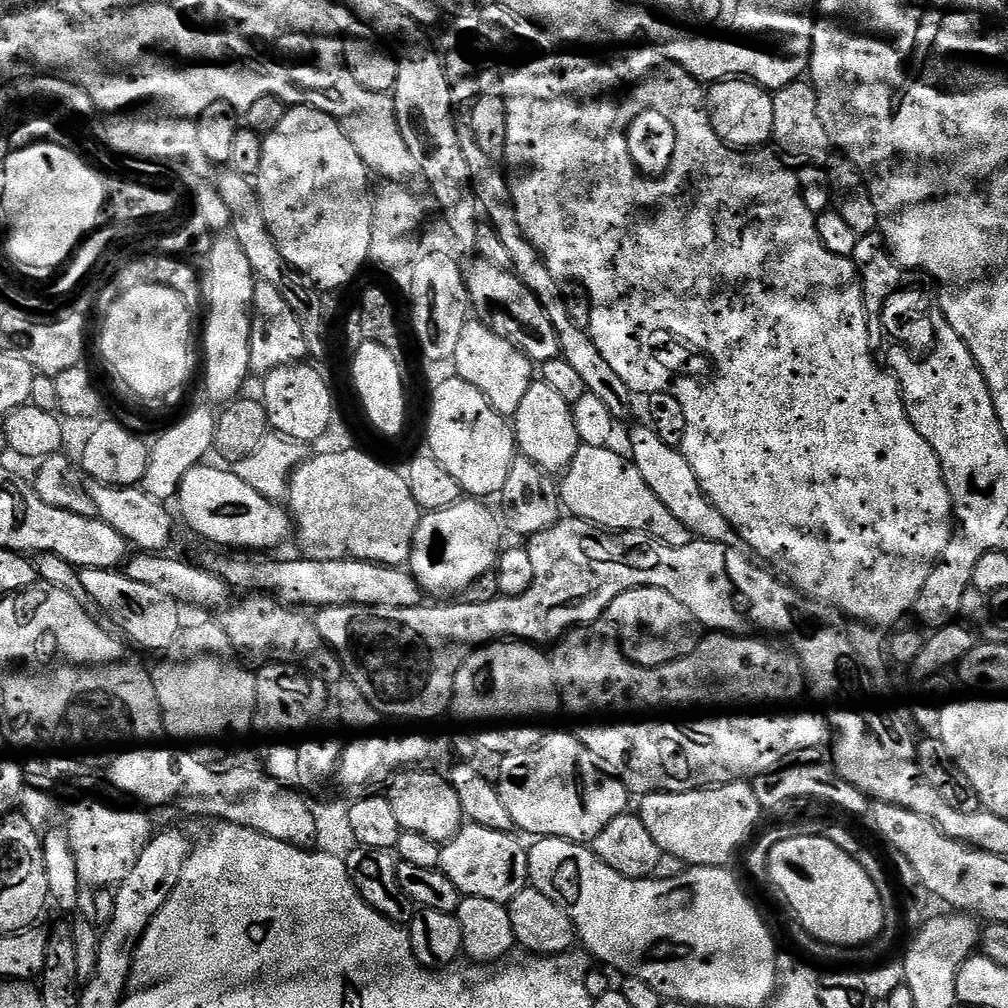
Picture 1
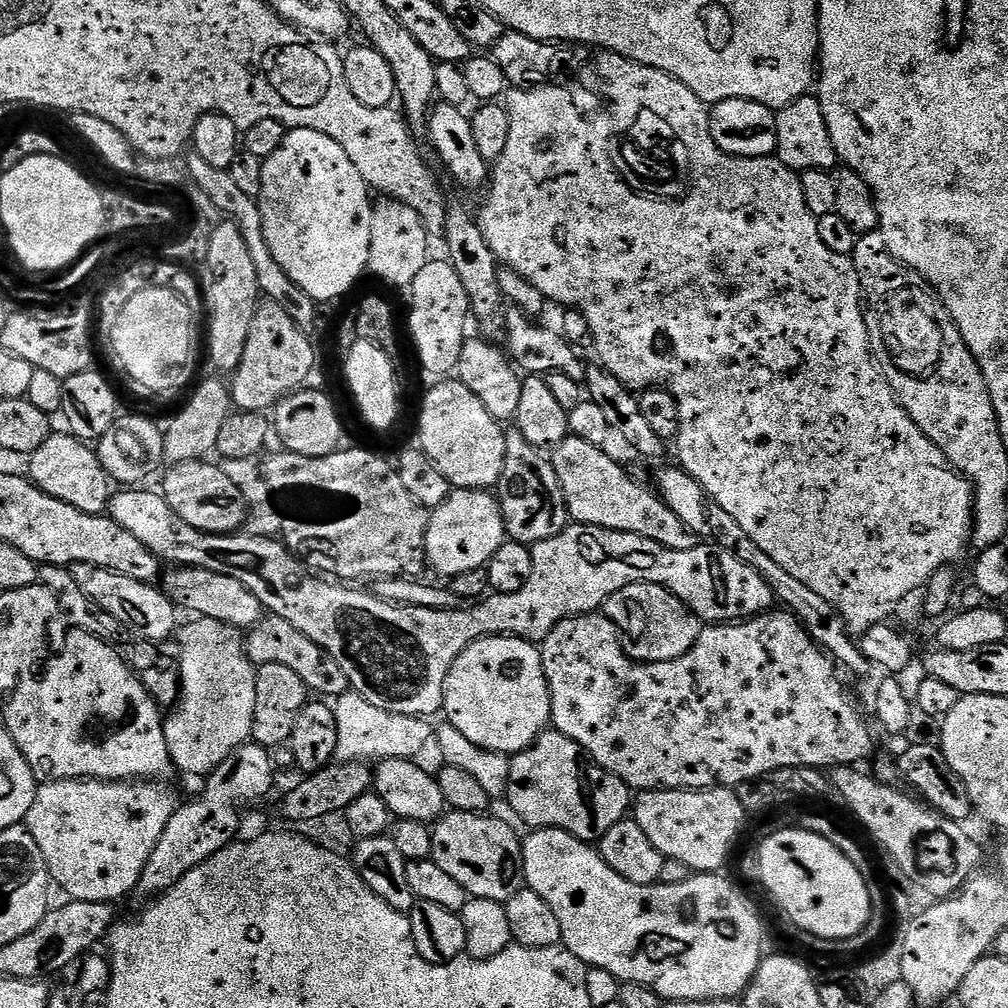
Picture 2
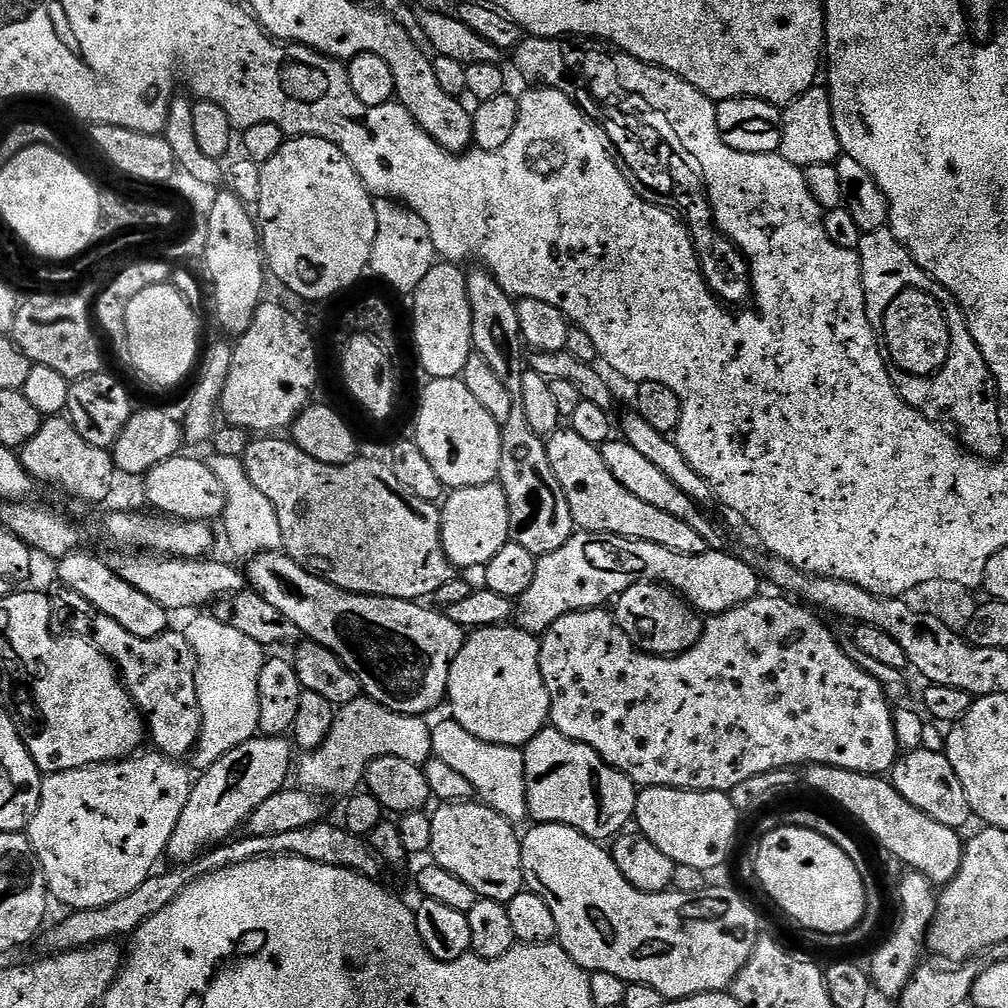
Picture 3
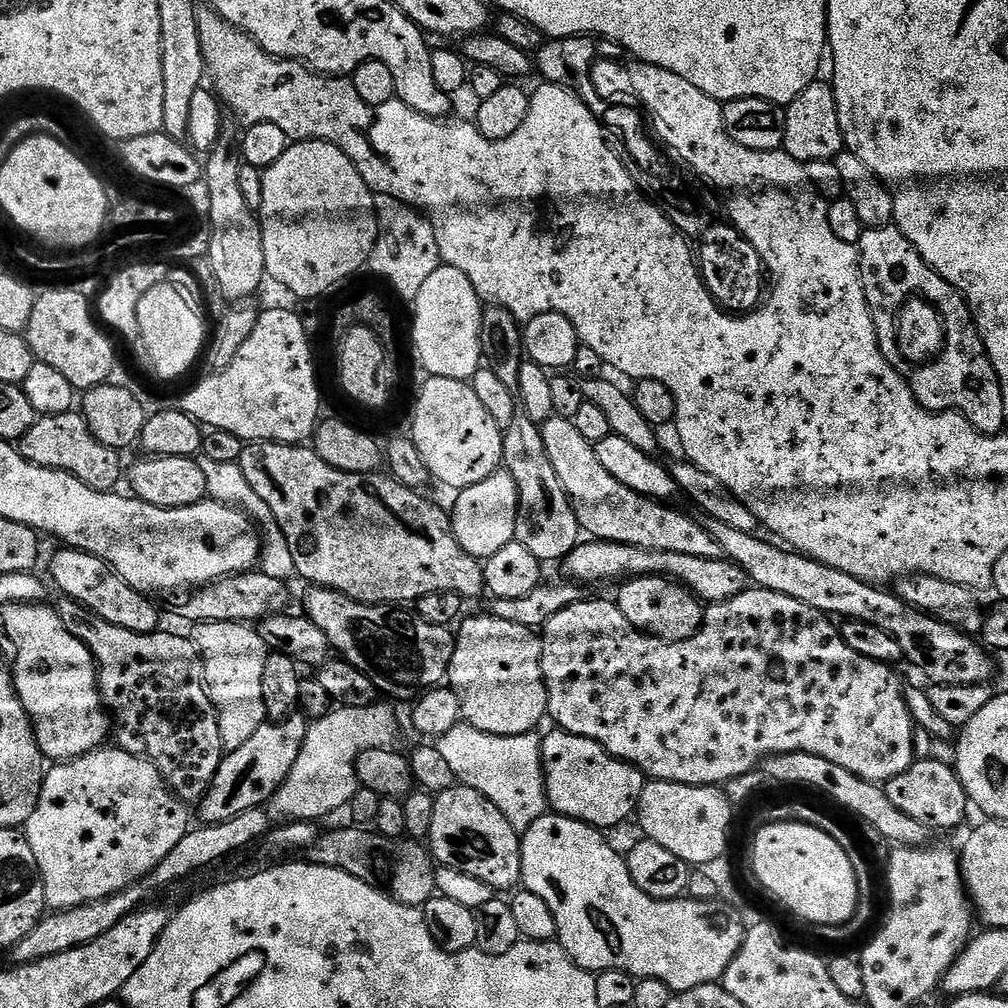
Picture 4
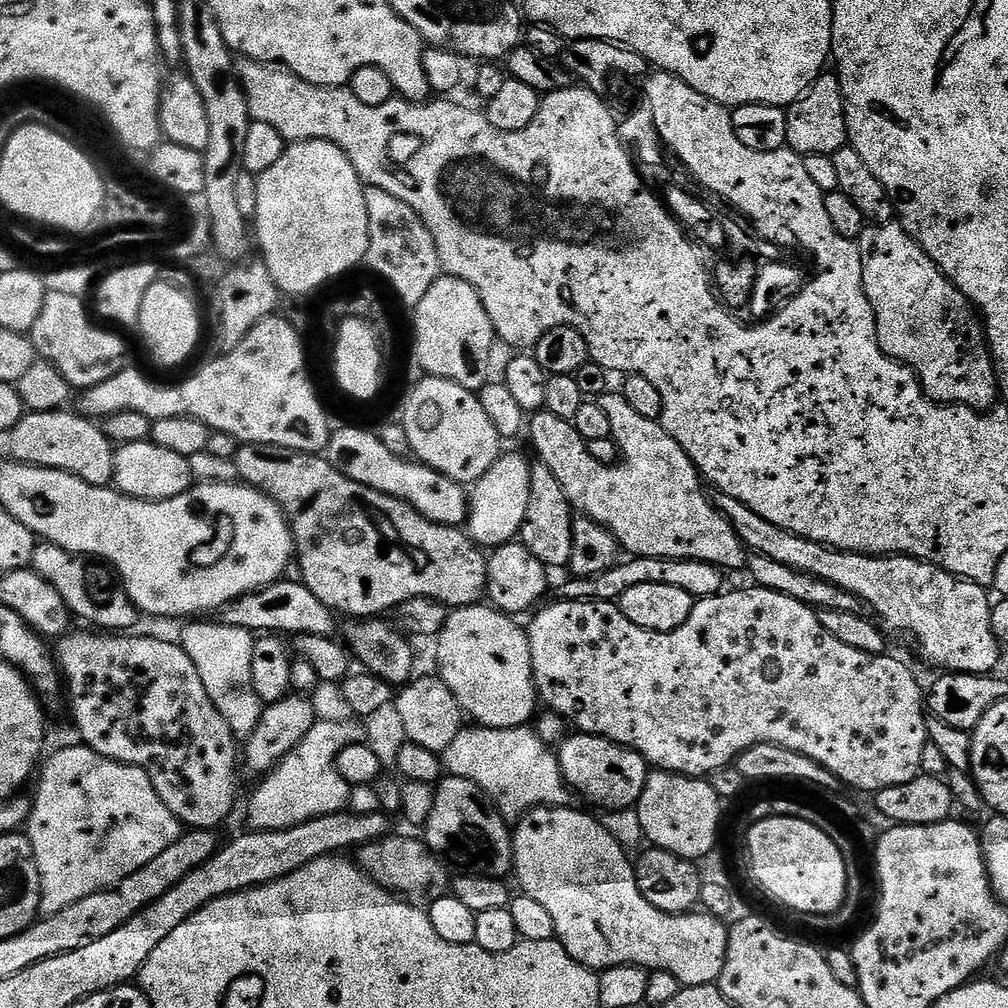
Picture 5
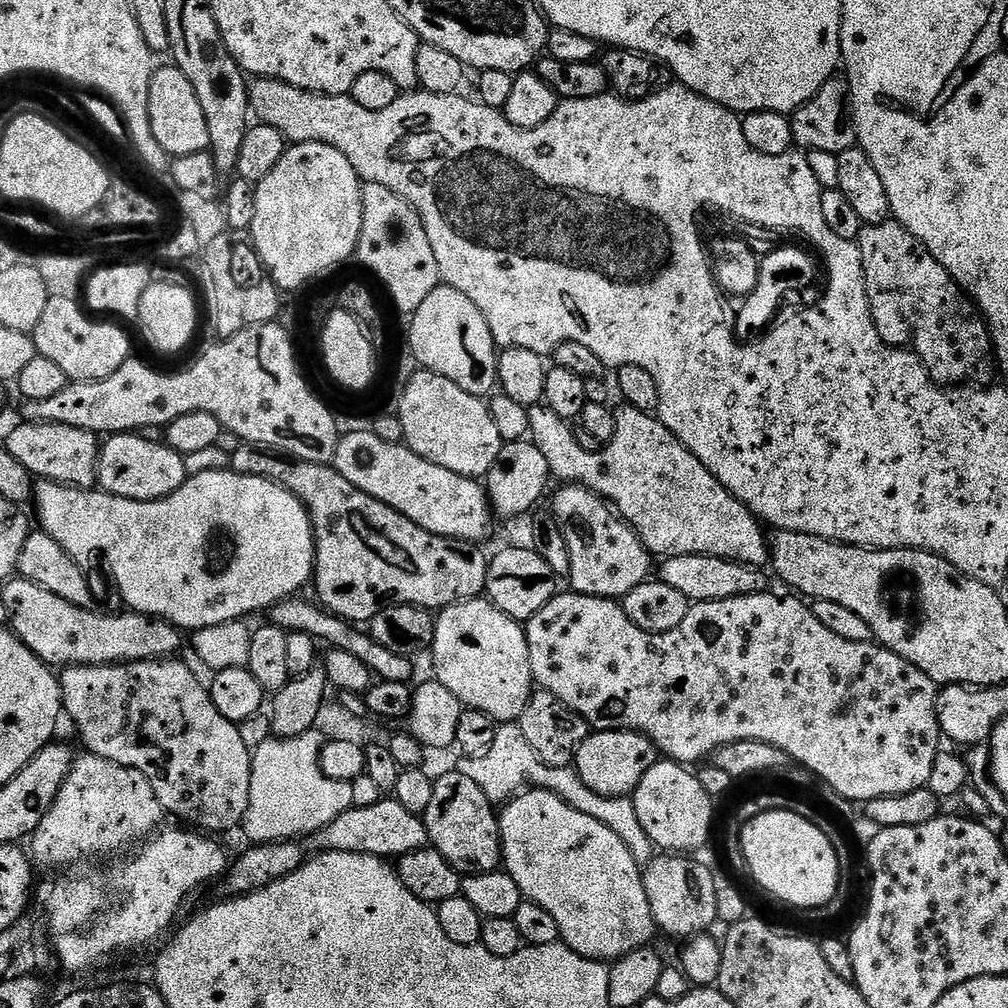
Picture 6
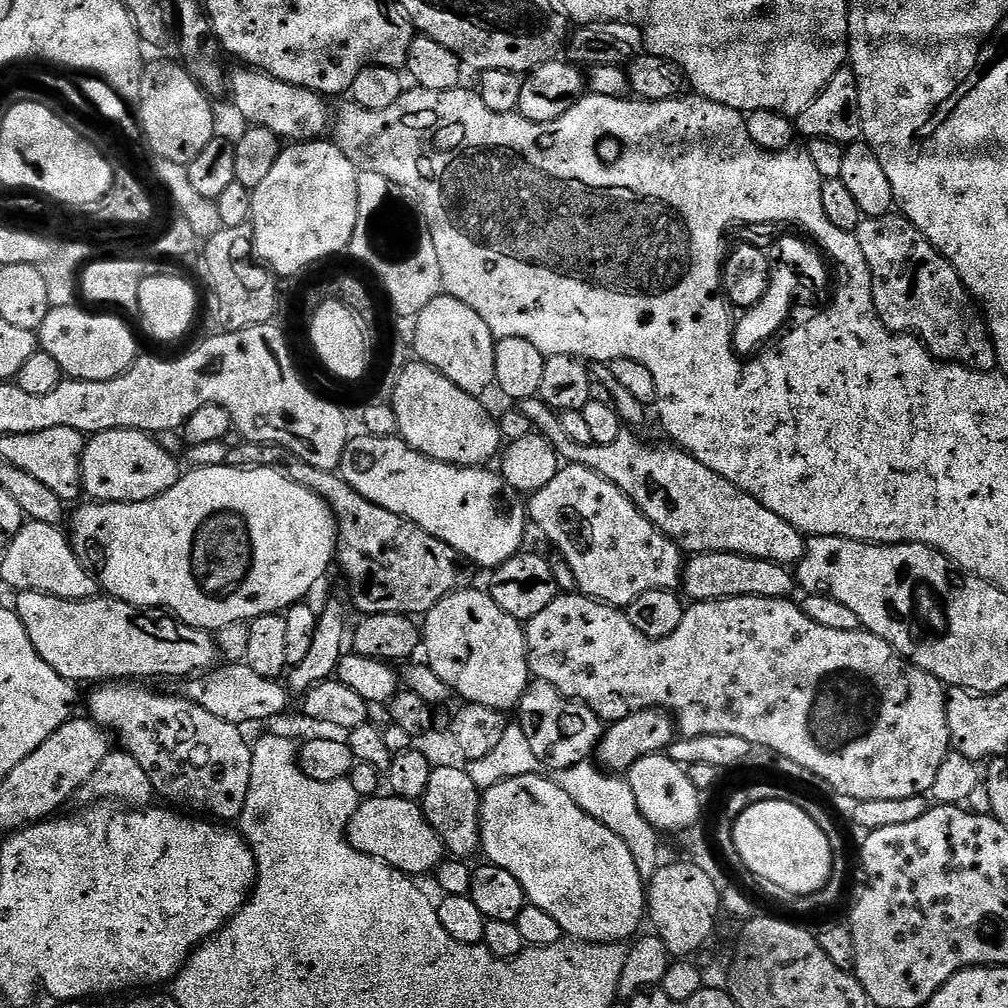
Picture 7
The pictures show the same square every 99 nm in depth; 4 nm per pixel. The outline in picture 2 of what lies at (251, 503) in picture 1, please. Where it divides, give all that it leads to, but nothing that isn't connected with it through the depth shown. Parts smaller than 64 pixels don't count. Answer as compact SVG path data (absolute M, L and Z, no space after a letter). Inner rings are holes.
M207 459L191 460L181 464L173 464L163 473L164 488L162 495L170 506L174 506L174 514L182 518L182 522L190 522L203 532L235 533L245 527L248 517L248 504L237 486L223 473L221 465L208 464Z

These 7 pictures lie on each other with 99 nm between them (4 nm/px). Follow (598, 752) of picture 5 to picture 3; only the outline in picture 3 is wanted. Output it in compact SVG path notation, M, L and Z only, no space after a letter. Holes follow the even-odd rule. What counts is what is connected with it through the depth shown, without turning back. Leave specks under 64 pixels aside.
M546 726L529 744L523 745L523 750L528 814L536 824L565 824L579 828L591 840L608 842L633 823L638 785L609 766L590 746Z

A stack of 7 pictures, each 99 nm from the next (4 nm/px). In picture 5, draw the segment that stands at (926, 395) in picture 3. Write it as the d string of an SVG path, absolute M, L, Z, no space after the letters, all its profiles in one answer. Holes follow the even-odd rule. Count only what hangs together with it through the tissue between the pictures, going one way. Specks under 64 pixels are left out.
M880 222L865 227L858 247L862 258L864 293L876 319L876 341L880 349L890 359L911 368L925 394L938 404L964 404L977 412L988 412L997 407L996 365L988 346L988 337L978 323L978 312L972 301L952 285L940 267L922 250L919 242L899 223Z

